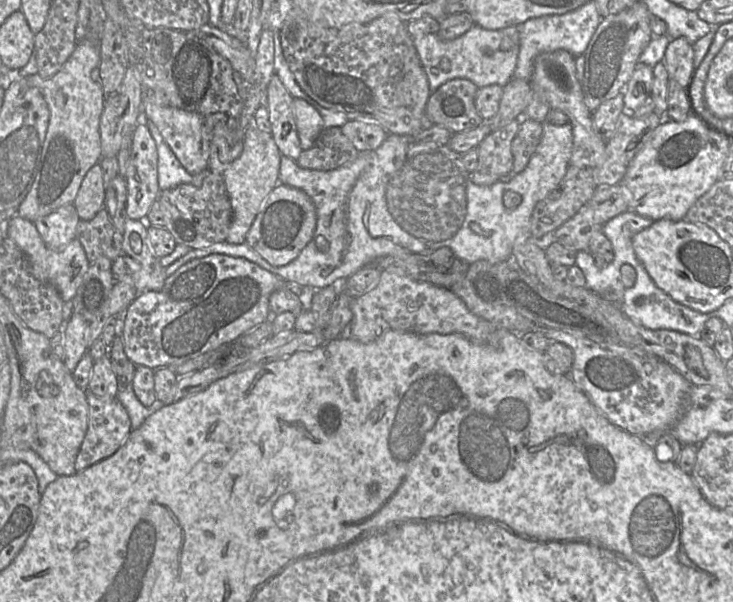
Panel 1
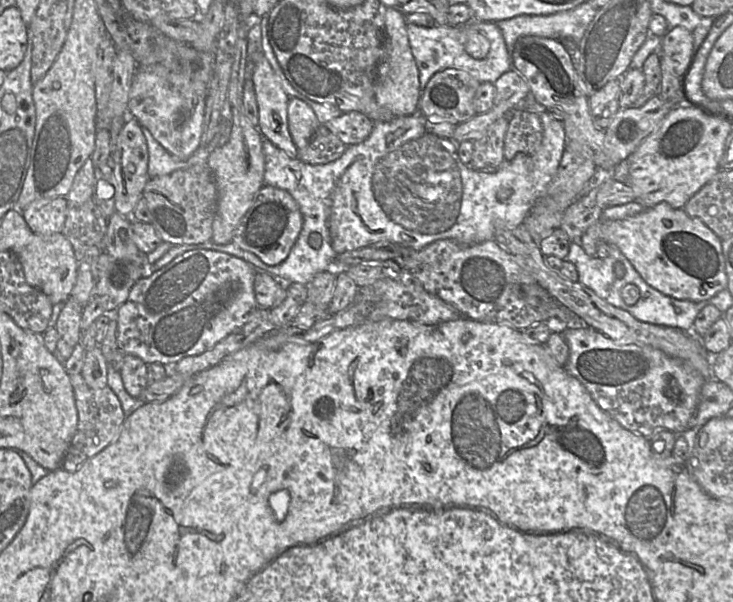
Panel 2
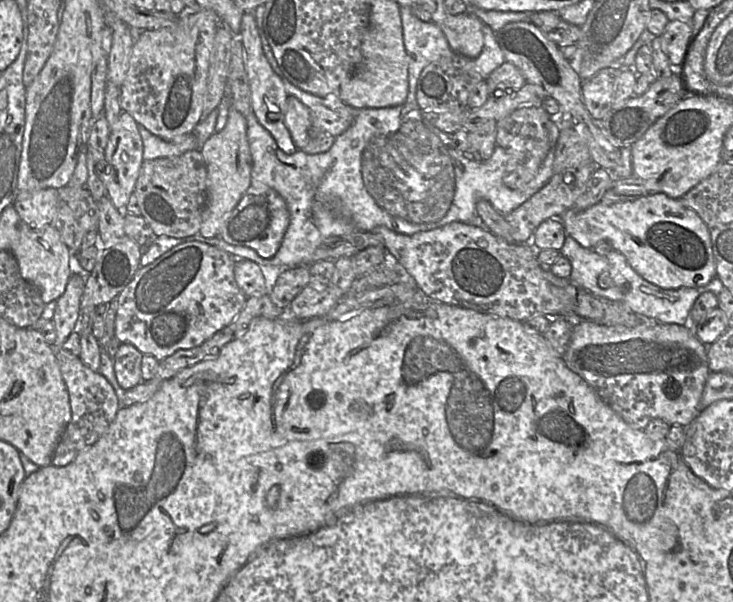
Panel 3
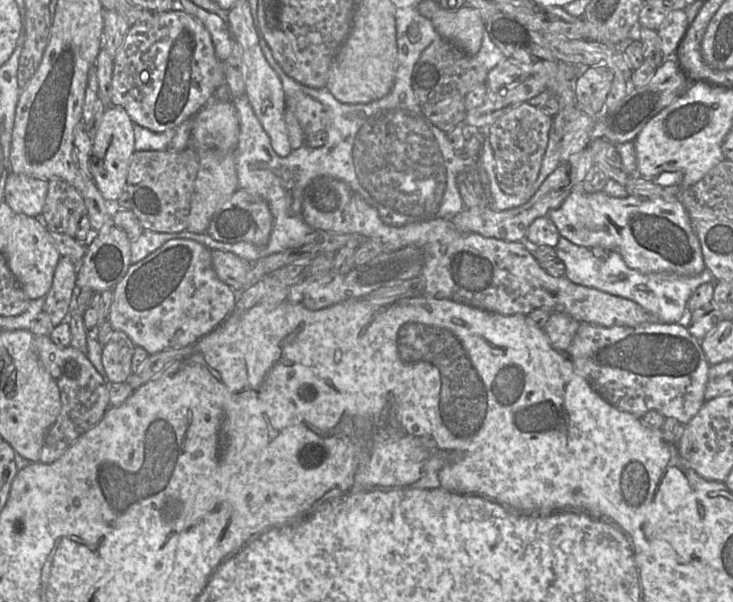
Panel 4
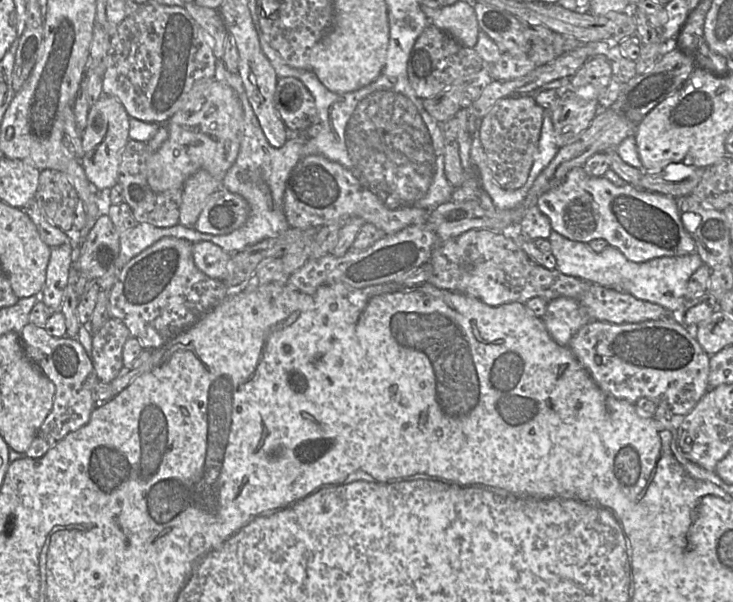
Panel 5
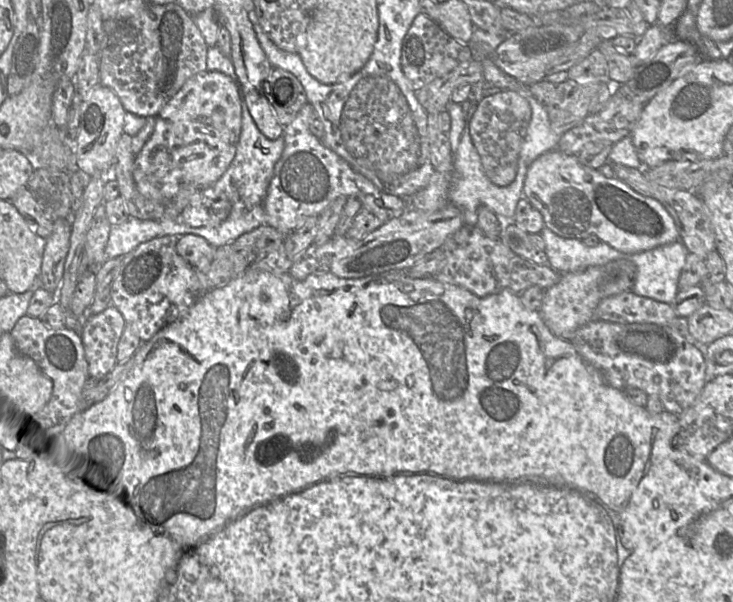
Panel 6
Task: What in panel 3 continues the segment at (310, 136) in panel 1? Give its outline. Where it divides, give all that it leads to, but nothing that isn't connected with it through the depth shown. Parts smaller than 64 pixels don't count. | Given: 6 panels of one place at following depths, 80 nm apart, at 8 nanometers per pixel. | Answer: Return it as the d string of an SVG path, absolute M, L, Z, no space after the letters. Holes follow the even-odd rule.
M288 96L284 120L294 145L298 150L303 149L311 129L310 109L297 98Z

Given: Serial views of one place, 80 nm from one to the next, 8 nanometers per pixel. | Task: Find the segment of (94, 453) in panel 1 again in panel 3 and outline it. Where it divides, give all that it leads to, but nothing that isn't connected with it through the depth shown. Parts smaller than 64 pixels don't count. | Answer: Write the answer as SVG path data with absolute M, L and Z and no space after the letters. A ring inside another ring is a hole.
M53 346L53 351L69 393L71 420L54 451L51 465L66 466L73 462L80 452L94 445L107 432L121 405L115 390L103 375L91 370L81 362L80 357L62 348Z

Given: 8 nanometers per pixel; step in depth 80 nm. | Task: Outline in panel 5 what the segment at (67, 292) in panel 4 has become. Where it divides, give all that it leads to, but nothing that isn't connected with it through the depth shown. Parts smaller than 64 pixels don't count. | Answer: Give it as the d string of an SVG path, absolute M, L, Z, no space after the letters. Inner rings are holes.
M72 244L51 248L46 270L46 280L42 292L42 301L52 311L60 311L64 291L68 283L69 271L73 264Z

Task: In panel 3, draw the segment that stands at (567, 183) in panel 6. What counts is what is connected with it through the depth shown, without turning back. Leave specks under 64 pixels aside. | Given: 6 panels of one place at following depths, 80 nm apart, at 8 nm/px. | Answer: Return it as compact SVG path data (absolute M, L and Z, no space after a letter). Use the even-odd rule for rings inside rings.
M650 193L630 201L606 204L599 202L583 211L572 208L560 217L565 232L582 247L594 249L600 242L607 242L613 250L624 255L630 266L648 282L666 290L702 288L716 277L716 262L712 248L710 228L693 210L663 193Z

